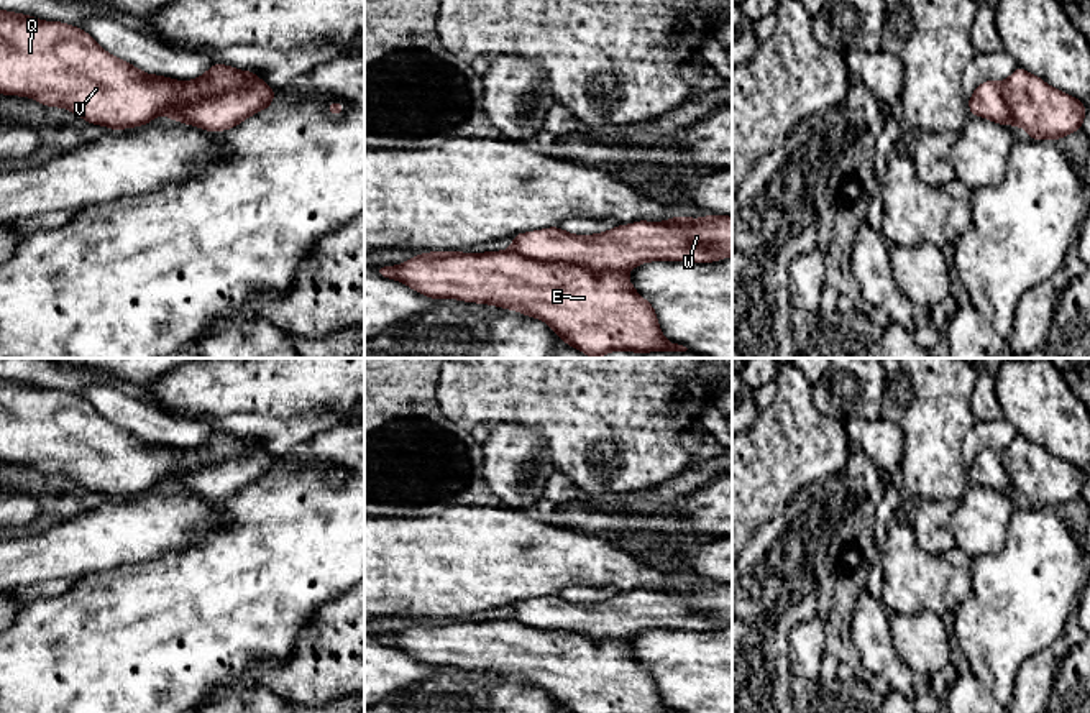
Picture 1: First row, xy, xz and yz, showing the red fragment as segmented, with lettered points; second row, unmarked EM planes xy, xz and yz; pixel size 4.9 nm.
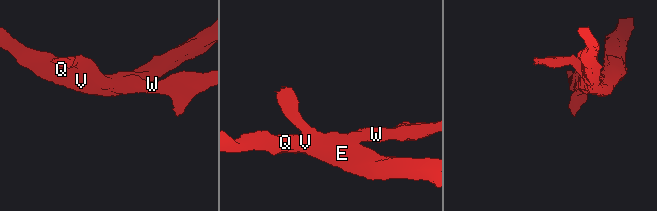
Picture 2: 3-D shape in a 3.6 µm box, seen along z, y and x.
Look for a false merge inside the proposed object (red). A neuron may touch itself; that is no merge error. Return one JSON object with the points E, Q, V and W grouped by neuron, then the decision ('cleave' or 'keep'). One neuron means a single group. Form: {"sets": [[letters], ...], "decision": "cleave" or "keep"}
{"sets": [["E", "Q", "V", "W"]], "decision": "keep"}

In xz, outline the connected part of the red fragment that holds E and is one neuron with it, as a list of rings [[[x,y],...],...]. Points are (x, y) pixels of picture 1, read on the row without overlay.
[[[708,582],[703,586],[637,588],[632,593],[619,593],[596,603],[571,603],[560,595],[547,595],[517,601],[512,605],[509,618],[486,621],[432,619],[417,623],[397,634],[376,634],[374,639],[437,669],[450,665],[491,672],[542,687],[566,713],[678,713],[663,705],[653,674],[634,657],[625,641],[648,629],[712,631],[729,624],[732,624],[732,585]]]

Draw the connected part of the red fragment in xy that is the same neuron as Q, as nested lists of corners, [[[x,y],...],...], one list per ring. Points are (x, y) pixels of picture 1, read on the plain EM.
[[[5,378],[0,462],[67,476],[113,499],[167,483],[217,501],[274,470],[274,457],[251,439],[213,430],[194,448],[153,444],[107,421],[82,396]]]

